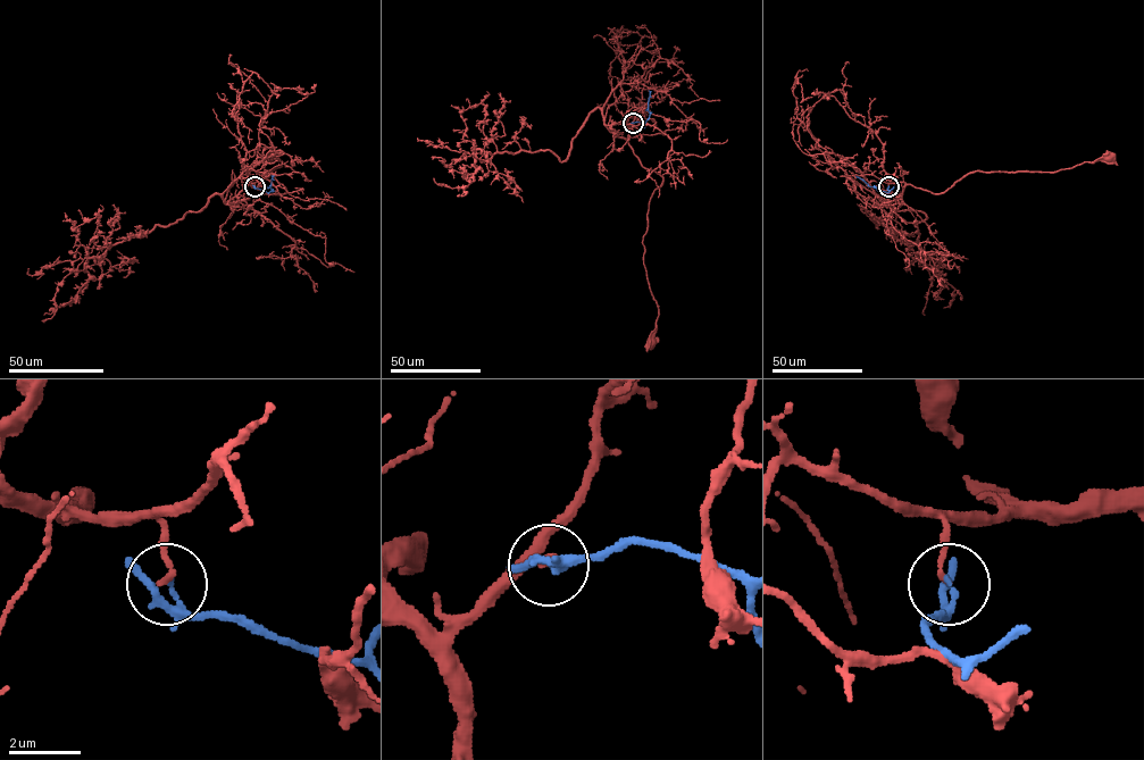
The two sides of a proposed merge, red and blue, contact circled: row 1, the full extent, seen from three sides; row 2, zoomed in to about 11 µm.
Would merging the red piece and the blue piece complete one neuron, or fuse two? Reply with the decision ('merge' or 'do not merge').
do not merge

